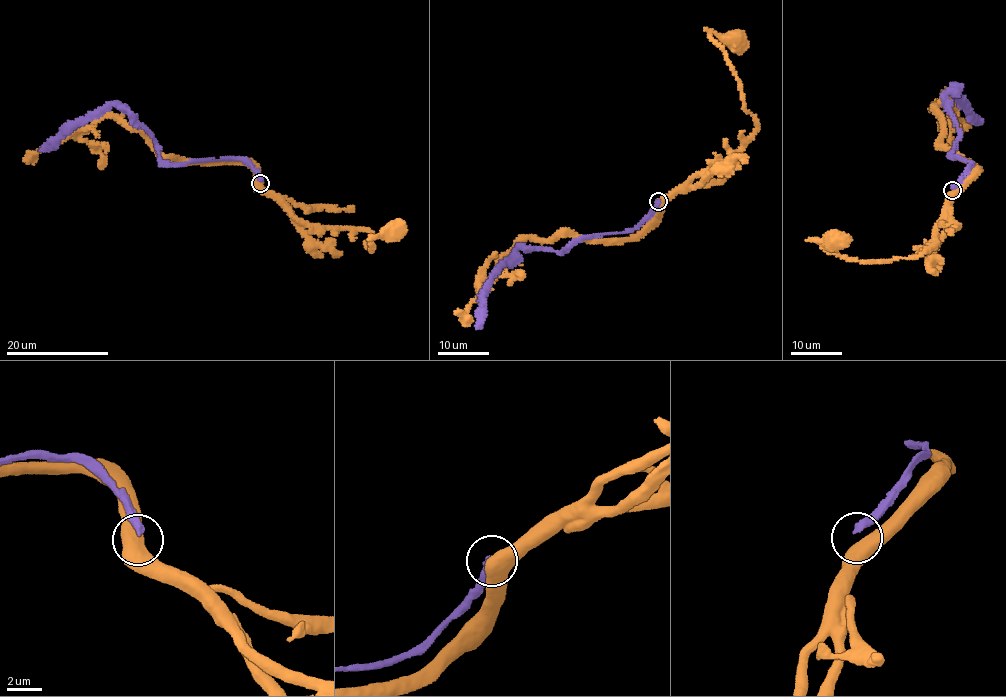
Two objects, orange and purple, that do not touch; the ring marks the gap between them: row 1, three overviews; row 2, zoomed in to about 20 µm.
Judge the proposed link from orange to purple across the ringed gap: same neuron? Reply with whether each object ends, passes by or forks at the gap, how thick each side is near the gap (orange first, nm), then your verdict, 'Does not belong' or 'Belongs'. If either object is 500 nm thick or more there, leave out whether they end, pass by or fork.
Thickness 750 nm (orange) against 360 nm. Does not belong

